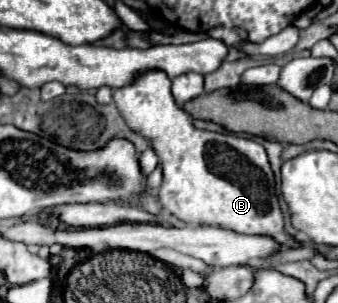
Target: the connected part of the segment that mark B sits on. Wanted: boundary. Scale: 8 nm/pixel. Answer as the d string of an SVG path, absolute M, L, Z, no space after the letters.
M151 69L133 83L113 89L119 115L131 131L145 137L161 161L161 205L183 223L217 225L245 235L275 235L293 239L283 231L283 215L275 195L275 179L263 145L231 133L197 129L171 95L171 79L161 69Z

